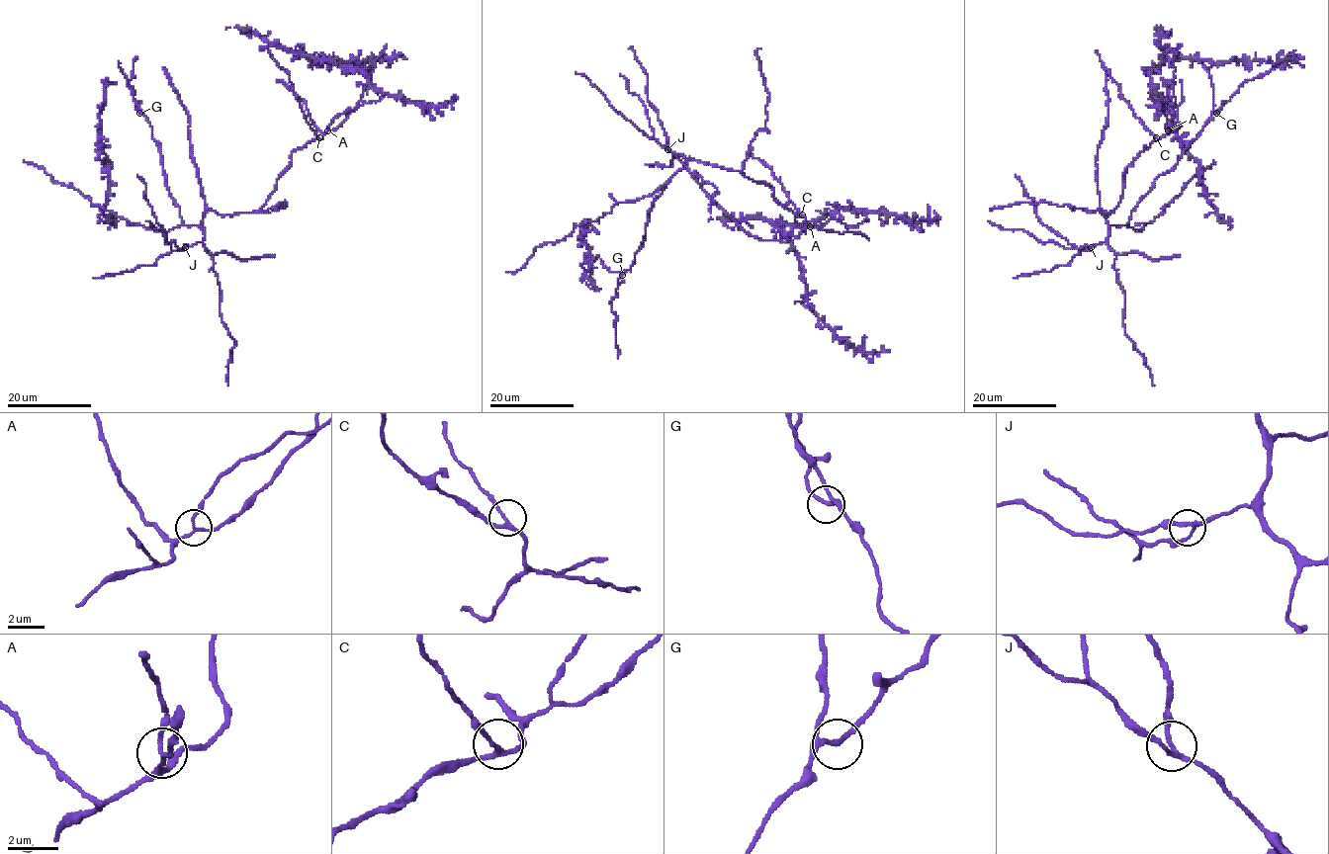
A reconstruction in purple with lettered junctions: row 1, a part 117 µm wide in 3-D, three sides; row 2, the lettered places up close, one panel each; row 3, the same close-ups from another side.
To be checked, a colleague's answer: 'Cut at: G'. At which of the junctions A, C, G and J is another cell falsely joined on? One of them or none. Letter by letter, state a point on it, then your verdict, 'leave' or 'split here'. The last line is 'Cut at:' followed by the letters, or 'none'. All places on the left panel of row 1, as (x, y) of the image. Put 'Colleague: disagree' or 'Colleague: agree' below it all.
A: at (327, 130); split here
C: at (319, 137); leave
G: at (139, 113); leave
J: at (185, 247); leave
Cut at: A
Colleague: disagree

